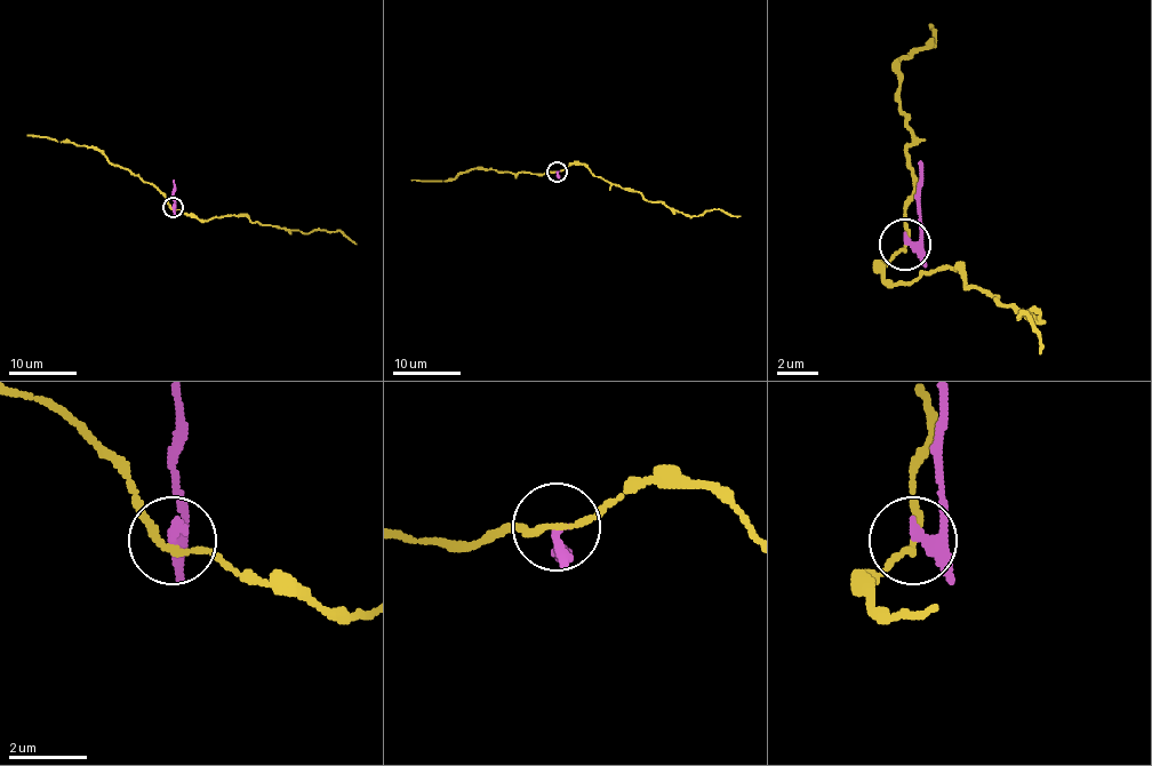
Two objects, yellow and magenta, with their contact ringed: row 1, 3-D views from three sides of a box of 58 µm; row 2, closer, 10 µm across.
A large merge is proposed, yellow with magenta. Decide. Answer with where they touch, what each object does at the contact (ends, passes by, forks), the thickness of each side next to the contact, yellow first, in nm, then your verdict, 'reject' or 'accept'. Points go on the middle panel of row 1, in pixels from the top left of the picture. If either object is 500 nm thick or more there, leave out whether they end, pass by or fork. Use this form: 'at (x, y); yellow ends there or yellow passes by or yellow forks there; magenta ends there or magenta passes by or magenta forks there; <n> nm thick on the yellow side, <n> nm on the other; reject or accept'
at (557, 172); yellow passes by; magenta passes by; 150 nm thick on the yellow side, 220 nm on the other; reject

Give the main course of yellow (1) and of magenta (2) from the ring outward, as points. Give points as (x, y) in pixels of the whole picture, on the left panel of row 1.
1: (174, 208), (209, 220), (238, 215), (263, 225), (304, 233), (340, 230), (357, 244)
2: (174, 208), (174, 180)

